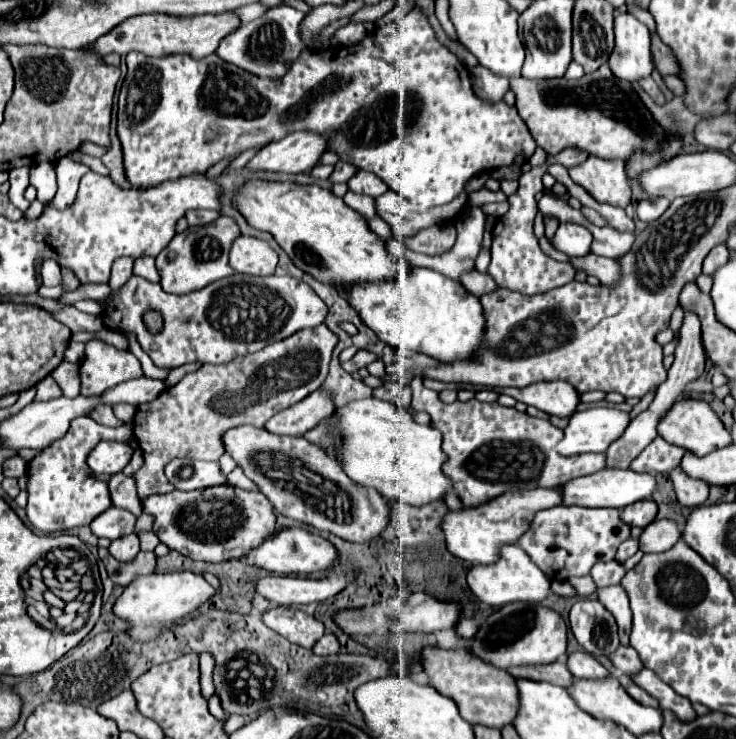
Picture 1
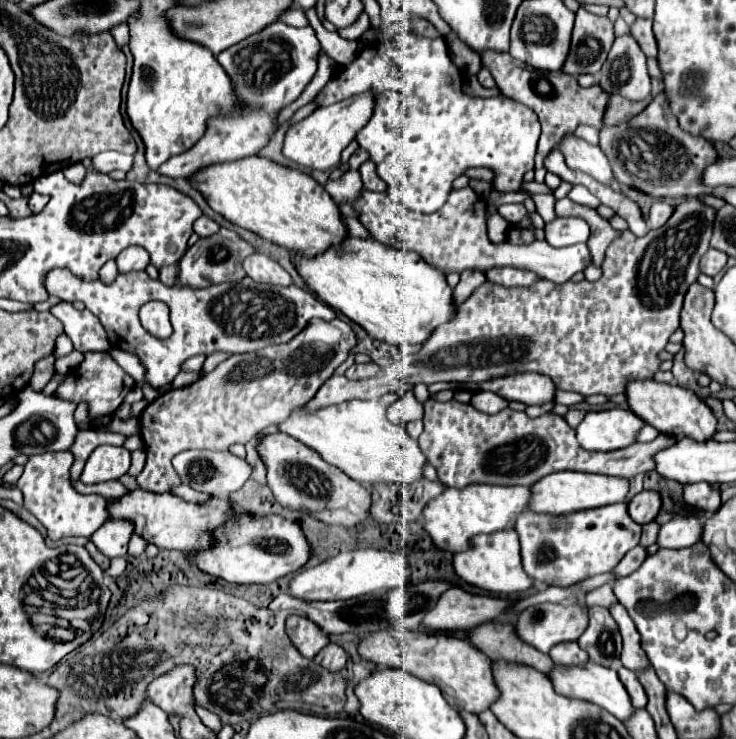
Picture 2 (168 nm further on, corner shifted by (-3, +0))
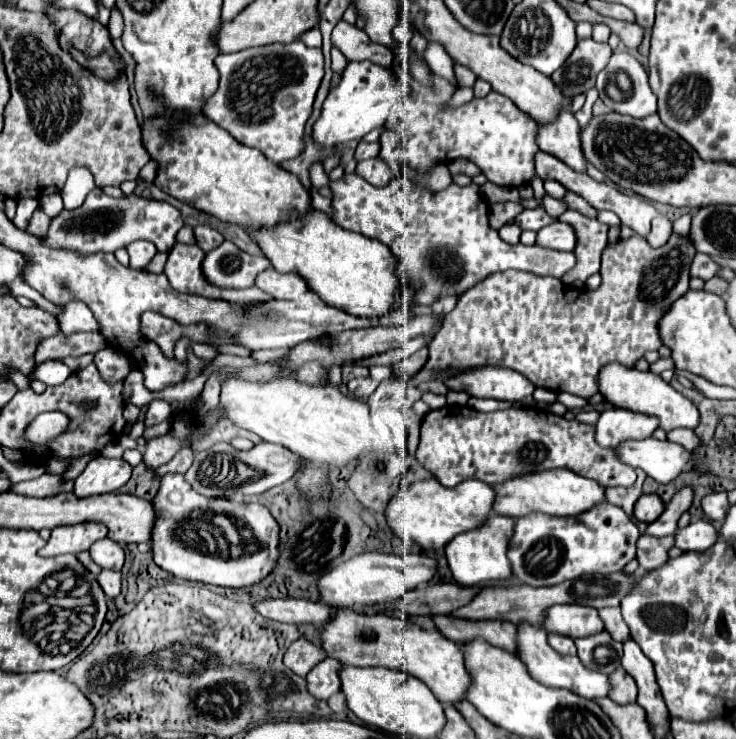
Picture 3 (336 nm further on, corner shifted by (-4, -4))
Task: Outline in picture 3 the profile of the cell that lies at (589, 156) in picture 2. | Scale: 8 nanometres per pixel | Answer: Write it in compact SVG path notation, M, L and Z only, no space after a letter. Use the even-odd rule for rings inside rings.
M563 110L559 118L547 126L539 126L537 146L563 160L575 172L587 172L587 158L581 146L581 128L571 110Z

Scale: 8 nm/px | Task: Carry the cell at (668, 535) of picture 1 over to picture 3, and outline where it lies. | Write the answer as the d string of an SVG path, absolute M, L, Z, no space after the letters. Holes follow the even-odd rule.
M697 520L697 522L691 522L685 528L677 528L673 538L675 538L675 546L681 548L683 552L687 552L687 550L707 550L719 540L713 524L705 522L705 520Z

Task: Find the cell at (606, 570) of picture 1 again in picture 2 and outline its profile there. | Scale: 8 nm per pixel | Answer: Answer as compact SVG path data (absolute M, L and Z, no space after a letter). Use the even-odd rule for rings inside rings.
M642 546L632 548L632 550L620 560L620 564L614 568L616 576L628 576L628 574L632 574L634 570L640 568L640 564L646 560L646 556L648 556L646 548L642 548Z

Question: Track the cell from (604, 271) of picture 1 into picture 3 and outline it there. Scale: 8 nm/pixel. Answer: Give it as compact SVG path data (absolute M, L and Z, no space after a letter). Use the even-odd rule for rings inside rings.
M355 172L345 174L341 180L331 182L331 206L335 210L335 222L341 228L389 246L399 258L399 276L403 284L419 288L419 304L433 304L445 294L459 296L493 272L515 268L537 276L563 278L575 266L573 252L559 252L539 244L511 246L503 242L497 230L487 222L489 204L477 184L451 184L435 192L429 200L413 200L413 188L407 190L407 182L409 178L401 176L393 178L385 188L373 188Z

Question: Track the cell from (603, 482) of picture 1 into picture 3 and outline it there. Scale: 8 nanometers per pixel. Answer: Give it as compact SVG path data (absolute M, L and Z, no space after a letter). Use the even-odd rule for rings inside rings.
M571 470L533 472L529 476L519 476L515 480L497 484L493 488L497 492L497 500L493 506L495 512L501 516L511 516L511 518L523 518L533 512L543 512L547 516L575 516L607 500L605 488L599 482L587 480Z

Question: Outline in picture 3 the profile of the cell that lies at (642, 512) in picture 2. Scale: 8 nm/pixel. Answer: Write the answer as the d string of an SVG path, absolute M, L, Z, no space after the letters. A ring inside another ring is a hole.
M643 494L637 502L635 502L635 510L633 510L633 516L639 520L639 522L645 522L645 524L651 524L655 522L661 512L665 510L665 504L661 502L661 498L657 494Z

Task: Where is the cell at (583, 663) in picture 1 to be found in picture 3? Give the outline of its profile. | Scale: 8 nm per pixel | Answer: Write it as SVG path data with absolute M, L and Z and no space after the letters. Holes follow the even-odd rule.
M551 634L551 636L549 636L549 644L551 644L559 654L565 654L565 656L575 656L575 654L577 654L577 648L575 648L573 640L567 638L567 636Z

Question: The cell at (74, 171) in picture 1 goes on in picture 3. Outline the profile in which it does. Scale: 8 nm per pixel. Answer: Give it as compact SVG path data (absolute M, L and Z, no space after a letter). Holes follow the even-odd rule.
M293 40L291 44L267 44L259 48L247 48L235 54L219 54L217 70L221 74L221 82L217 92L205 102L203 114L217 126L227 130L237 142L261 150L275 164L299 156L299 152L303 150L303 126L311 114L313 100L323 78L321 48L307 48L301 40Z

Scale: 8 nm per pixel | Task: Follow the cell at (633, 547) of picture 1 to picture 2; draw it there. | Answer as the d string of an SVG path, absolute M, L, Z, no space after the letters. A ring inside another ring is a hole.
M648 522L646 526L642 526L642 538L640 538L640 546L652 546L656 544L656 538L658 538L658 530L660 530L660 524L658 522Z

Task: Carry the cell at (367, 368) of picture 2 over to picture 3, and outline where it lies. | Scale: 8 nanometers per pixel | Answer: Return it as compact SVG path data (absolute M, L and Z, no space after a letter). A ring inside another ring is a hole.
M365 376L365 378L353 378L347 382L347 388L349 392L357 394L357 396L371 396L375 392L375 388L379 386L377 380L373 380L371 376Z

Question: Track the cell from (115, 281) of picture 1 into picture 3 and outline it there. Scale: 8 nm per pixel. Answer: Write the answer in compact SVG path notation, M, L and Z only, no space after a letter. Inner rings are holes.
M139 240L135 244L129 244L127 246L127 252L129 252L129 266L135 268L135 270L145 270L145 266L153 260L153 256L157 254L157 248L151 244L151 242L145 242L145 240Z

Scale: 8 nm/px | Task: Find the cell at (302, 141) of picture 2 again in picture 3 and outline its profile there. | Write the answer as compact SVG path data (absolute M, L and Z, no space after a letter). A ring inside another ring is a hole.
M369 60L349 62L339 86L327 96L327 100L323 102L321 114L313 124L313 130L311 130L313 142L321 148L335 150L335 148L343 146L345 142L359 140L373 128L383 126L393 104L403 100L403 96L409 92L407 84L395 86L395 80L391 74L393 72L389 68L371 64Z

